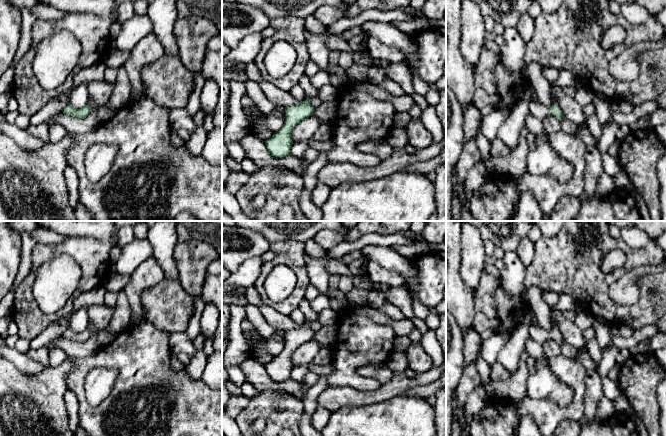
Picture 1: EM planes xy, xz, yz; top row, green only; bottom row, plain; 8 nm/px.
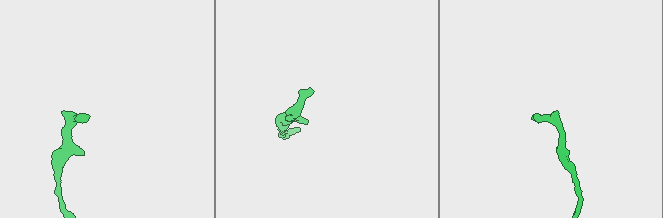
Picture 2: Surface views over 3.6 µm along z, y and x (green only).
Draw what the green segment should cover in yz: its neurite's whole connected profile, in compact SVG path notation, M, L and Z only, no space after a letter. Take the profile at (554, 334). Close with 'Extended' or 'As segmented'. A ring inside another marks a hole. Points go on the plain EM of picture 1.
M539 325L530 326L529 338L539 344L543 344L549 338L556 341L559 345L561 345L565 341L561 332L557 328L553 328L551 331L548 332Z. Extended

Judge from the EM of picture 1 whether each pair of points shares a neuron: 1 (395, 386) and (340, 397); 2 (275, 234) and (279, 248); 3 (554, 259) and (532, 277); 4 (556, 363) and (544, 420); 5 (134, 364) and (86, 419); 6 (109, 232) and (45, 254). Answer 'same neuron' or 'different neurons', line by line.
1: same neuron
2: different neurons
3: same neuron
4: same neuron
5: same neuron
6: different neurons

